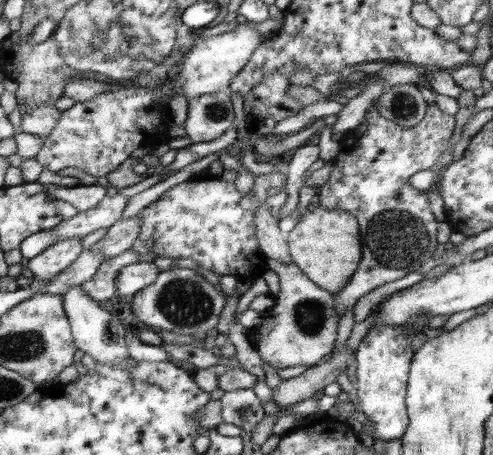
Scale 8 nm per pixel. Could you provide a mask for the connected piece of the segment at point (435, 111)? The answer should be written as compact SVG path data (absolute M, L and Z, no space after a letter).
M377 100L374 102L372 107L367 110L365 117L363 118L362 123L358 124L354 129L348 131L343 135L341 140L340 150L338 155L331 161L333 166L333 170L331 172L329 180L320 187L320 193L318 195L319 203L324 206L324 208L332 209L332 210L344 210L344 212L350 212L352 216L356 217L356 220L359 222L359 231L362 233L362 243L363 243L363 256L360 259L359 267L356 268L356 274L352 276L352 280L348 280L348 284L346 284L346 288L342 288L342 291L337 292L335 294L335 303L334 310L337 312L338 317L341 317L349 308L353 308L357 302L379 287L382 287L384 284L392 283L392 281L396 281L399 279L404 279L404 276L410 275L412 272L417 272L423 264L432 258L432 254L434 254L434 250L436 250L436 230L438 230L438 220L436 220L432 210L430 210L430 202L428 202L428 194L426 191L420 192L420 190L416 190L416 188L412 188L410 184L408 184L408 180L410 180L410 176L414 176L414 174L423 171L430 170L434 165L438 165L440 162L440 155L444 153L444 149L448 146L448 142L453 136L454 130L454 115L448 115L436 106L436 103L432 105L427 105L427 111L425 112L424 118L412 128L404 128L399 124L396 124L393 120L388 120L383 116L378 114L378 111L375 109L375 104Z

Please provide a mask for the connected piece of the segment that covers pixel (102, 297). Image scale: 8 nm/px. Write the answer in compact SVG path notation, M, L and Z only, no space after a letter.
M129 248L114 258L104 259L94 277L82 284L82 291L96 302L108 300L113 296L118 297L118 294L115 294L116 276L124 266L137 263L139 255L139 252Z

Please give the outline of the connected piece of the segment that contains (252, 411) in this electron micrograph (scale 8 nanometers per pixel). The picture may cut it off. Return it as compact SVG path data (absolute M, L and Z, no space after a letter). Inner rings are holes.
M238 389L225 392L219 399L222 405L222 423L230 423L242 429L242 439L251 435L251 430L265 418L263 402L253 389Z

